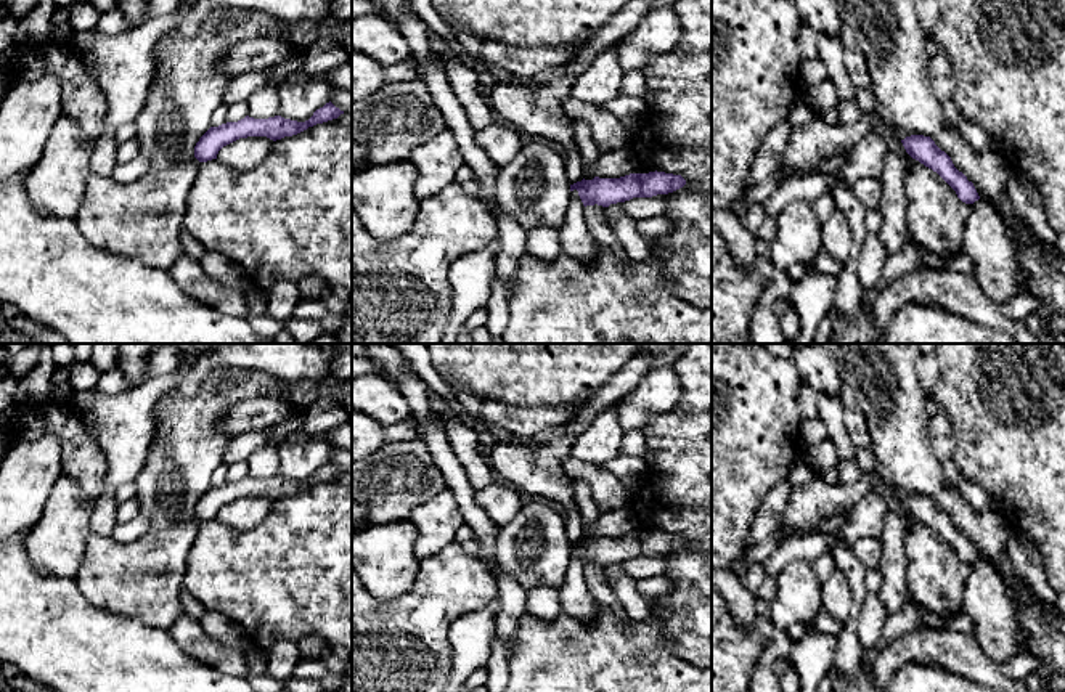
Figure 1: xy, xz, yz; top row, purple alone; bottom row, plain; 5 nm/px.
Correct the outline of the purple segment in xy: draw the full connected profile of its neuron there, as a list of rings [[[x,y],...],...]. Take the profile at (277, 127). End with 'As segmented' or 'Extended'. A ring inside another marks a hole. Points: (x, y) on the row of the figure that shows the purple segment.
[[[329,101],[323,108],[316,109],[313,116],[305,122],[284,119],[281,116],[268,119],[254,119],[246,116],[238,122],[226,122],[218,127],[210,127],[196,143],[194,157],[199,162],[207,162],[217,159],[217,154],[223,146],[239,138],[267,136],[276,141],[284,136],[297,135],[316,124],[337,119],[341,114],[344,114],[344,111],[341,111]]]. As segmented

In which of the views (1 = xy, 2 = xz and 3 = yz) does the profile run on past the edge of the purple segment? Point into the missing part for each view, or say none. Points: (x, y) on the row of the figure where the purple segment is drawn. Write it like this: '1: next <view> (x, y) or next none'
1: next none
2: next none
3: next none

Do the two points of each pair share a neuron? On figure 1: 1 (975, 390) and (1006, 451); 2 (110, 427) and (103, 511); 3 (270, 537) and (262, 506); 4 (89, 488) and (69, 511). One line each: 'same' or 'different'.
1: same
2: same
3: different
4: different

